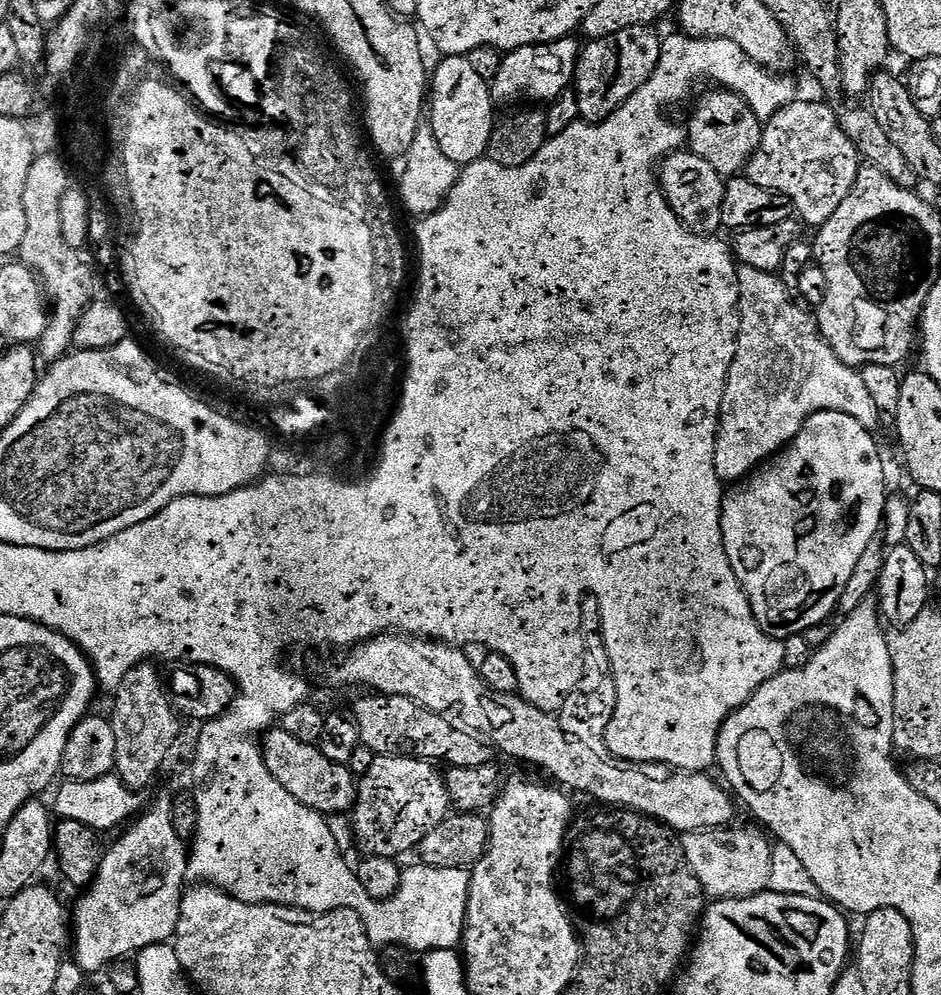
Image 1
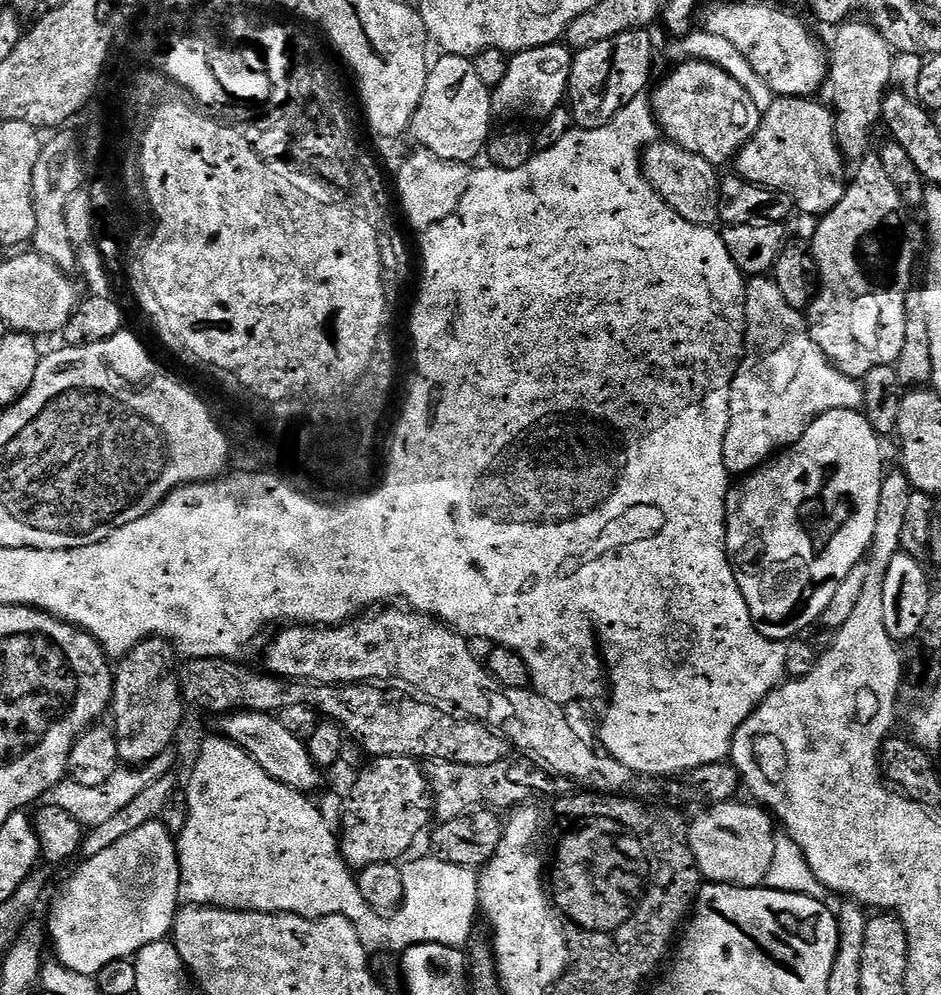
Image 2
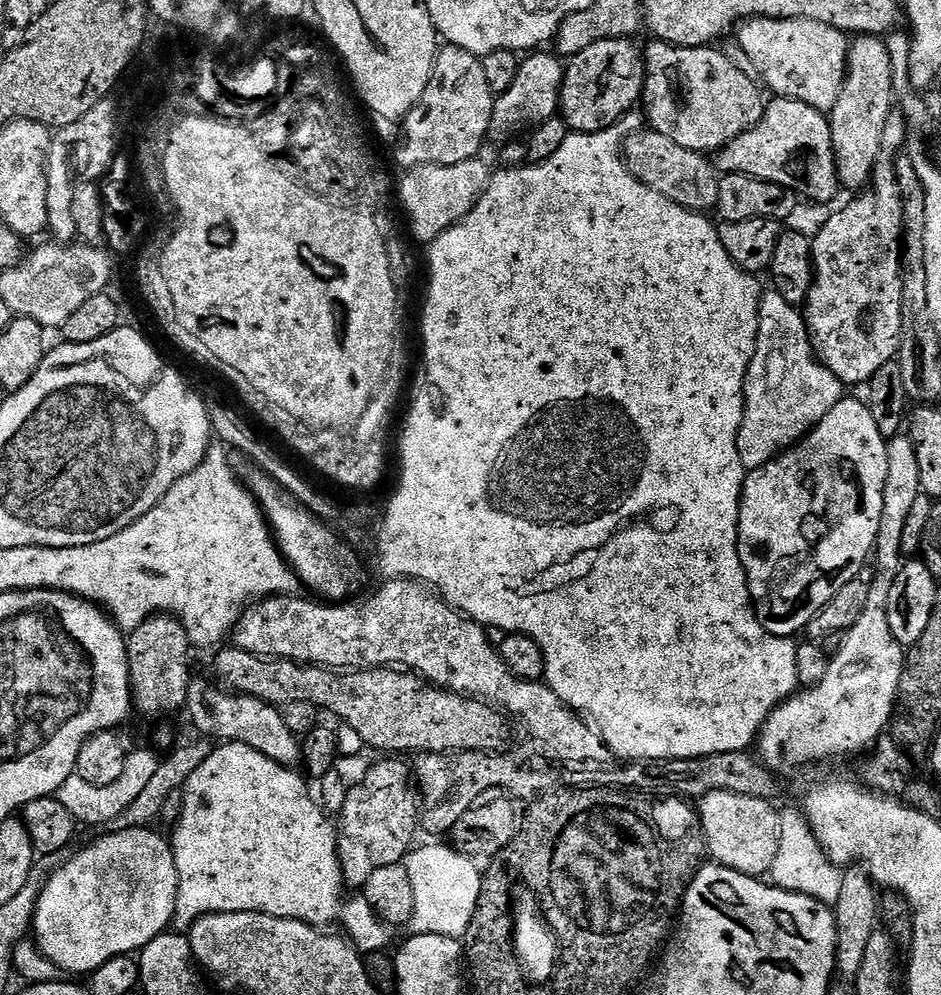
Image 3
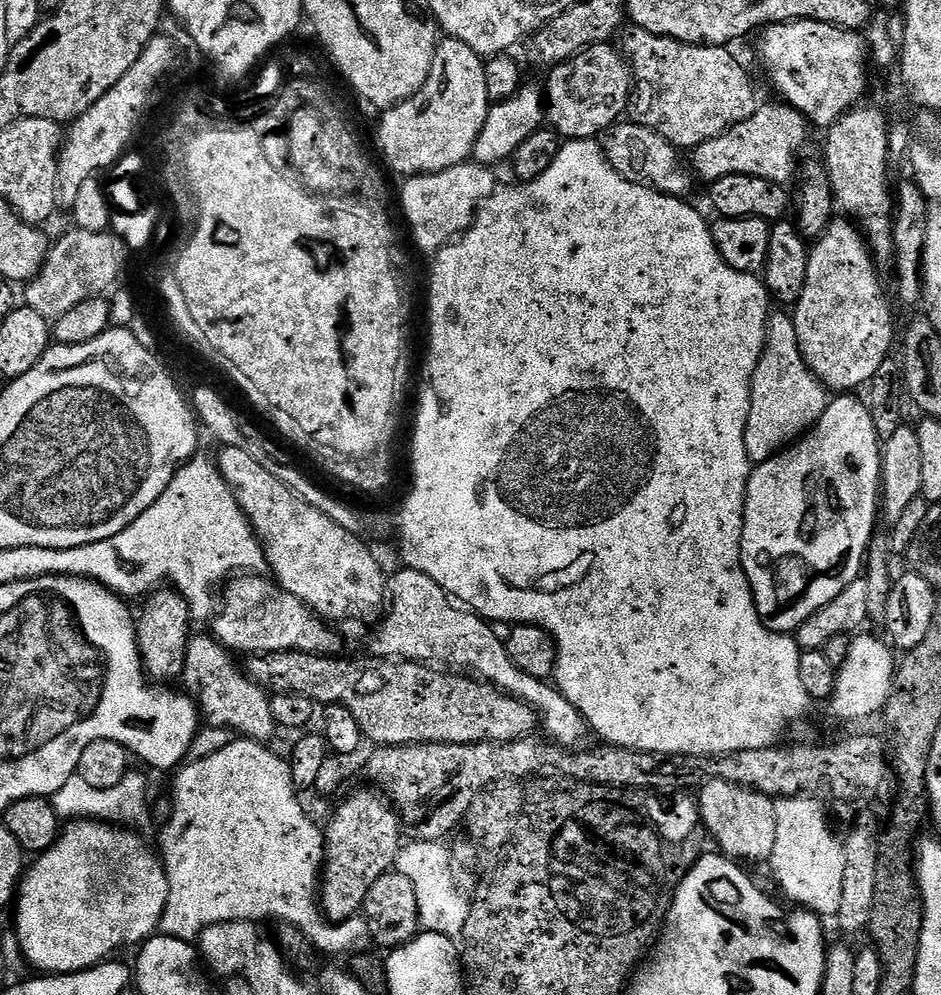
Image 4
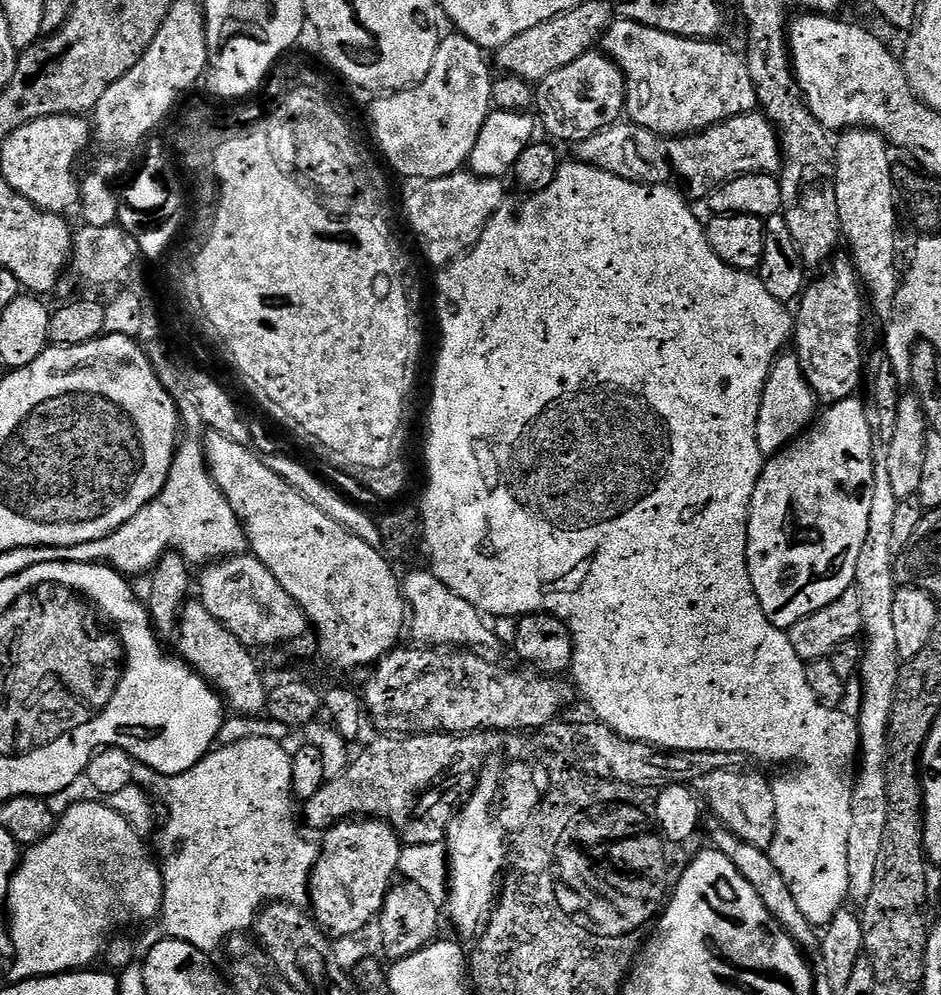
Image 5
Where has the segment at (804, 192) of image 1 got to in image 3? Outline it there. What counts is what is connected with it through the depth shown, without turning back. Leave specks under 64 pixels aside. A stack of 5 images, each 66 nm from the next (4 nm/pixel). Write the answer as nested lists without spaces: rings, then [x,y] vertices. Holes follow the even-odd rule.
[[[776,96],[767,101],[758,126],[738,134],[734,142],[715,153],[715,167],[724,174],[741,172],[750,178],[774,182],[789,188],[797,197],[828,204],[841,191],[828,121],[825,113],[806,106],[806,102]]]

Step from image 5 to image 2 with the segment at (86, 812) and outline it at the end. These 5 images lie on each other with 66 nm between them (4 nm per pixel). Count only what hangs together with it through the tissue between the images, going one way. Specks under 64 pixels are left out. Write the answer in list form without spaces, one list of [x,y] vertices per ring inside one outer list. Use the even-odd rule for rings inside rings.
[[[160,820],[141,826],[139,830],[133,830],[131,834],[126,834],[126,838],[122,838],[119,842],[114,842],[114,846],[102,850],[102,854],[94,854],[94,858],[77,863],[76,866],[76,873],[65,882],[64,893],[57,898],[56,905],[52,908],[52,917],[49,918],[48,924],[46,923],[46,932],[50,937],[51,947],[52,944],[56,947],[55,959],[59,963],[66,965],[70,970],[78,970],[78,974],[99,977],[104,968],[110,966],[110,962],[118,962],[119,960],[135,957],[136,953],[143,950],[146,946],[165,939],[173,931],[176,923],[176,913],[182,904],[180,895],[180,854],[177,837]]]

